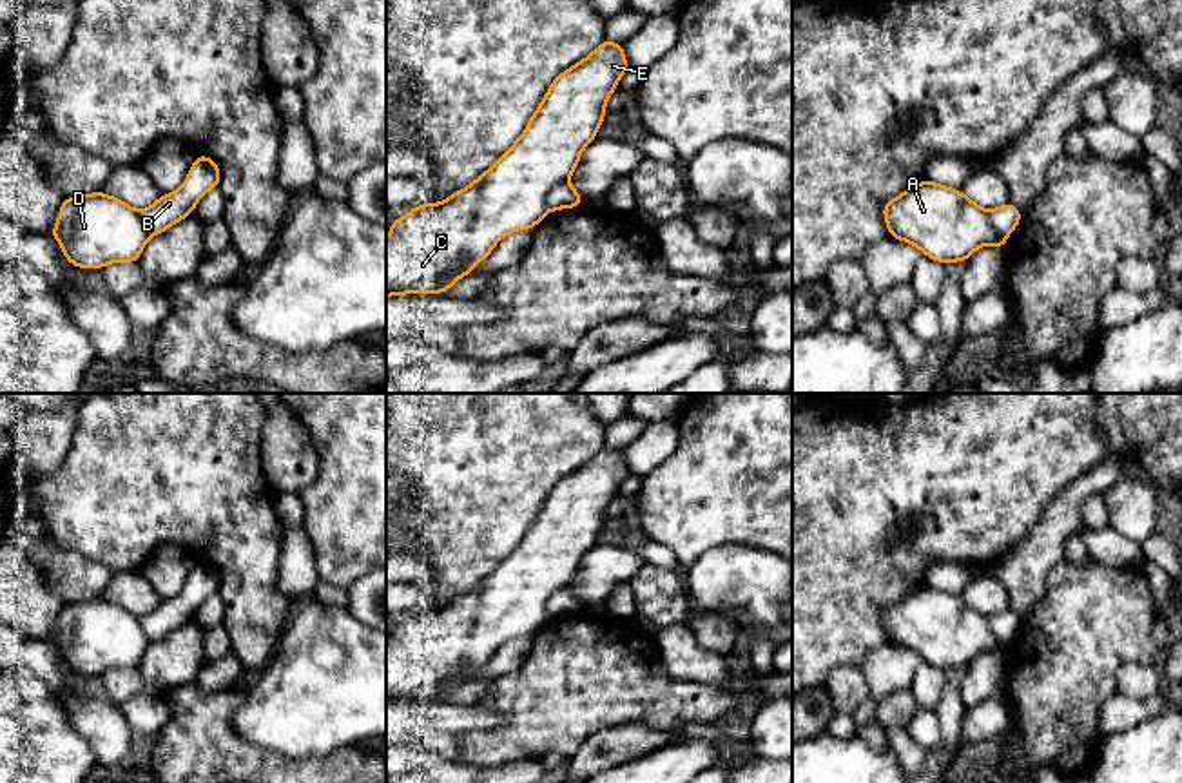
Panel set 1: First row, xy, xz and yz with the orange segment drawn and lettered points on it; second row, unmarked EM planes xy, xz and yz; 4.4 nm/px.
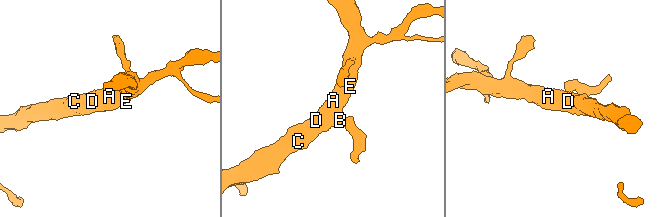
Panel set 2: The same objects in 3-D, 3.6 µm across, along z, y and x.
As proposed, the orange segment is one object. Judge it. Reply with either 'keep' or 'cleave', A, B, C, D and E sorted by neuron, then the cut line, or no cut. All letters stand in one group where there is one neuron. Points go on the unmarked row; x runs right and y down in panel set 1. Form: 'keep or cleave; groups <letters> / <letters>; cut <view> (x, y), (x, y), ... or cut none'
keep; groups A B C D E; cut none

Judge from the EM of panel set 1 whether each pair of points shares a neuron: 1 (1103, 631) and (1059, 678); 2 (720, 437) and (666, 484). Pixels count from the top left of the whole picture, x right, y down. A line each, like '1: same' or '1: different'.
1: same
2: same

